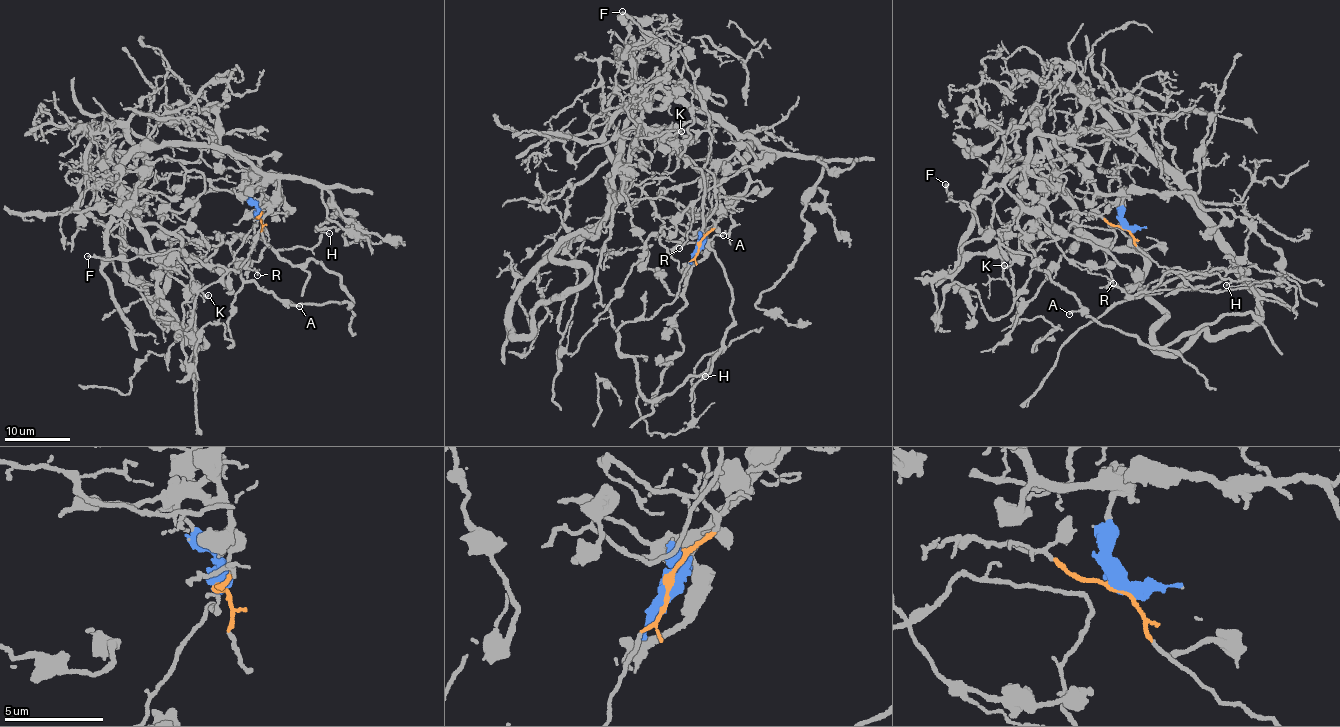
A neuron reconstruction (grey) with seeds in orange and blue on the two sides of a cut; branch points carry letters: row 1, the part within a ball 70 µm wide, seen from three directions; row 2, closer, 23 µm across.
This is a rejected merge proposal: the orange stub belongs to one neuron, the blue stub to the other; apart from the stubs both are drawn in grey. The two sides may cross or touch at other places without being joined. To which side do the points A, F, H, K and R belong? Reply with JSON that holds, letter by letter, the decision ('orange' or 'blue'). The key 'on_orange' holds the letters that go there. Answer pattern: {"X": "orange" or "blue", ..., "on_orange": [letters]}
{"A": "orange", "F": "orange", "H": "orange", "K": "blue", "R": "blue", "on_orange": ["A", "F", "H"]}

